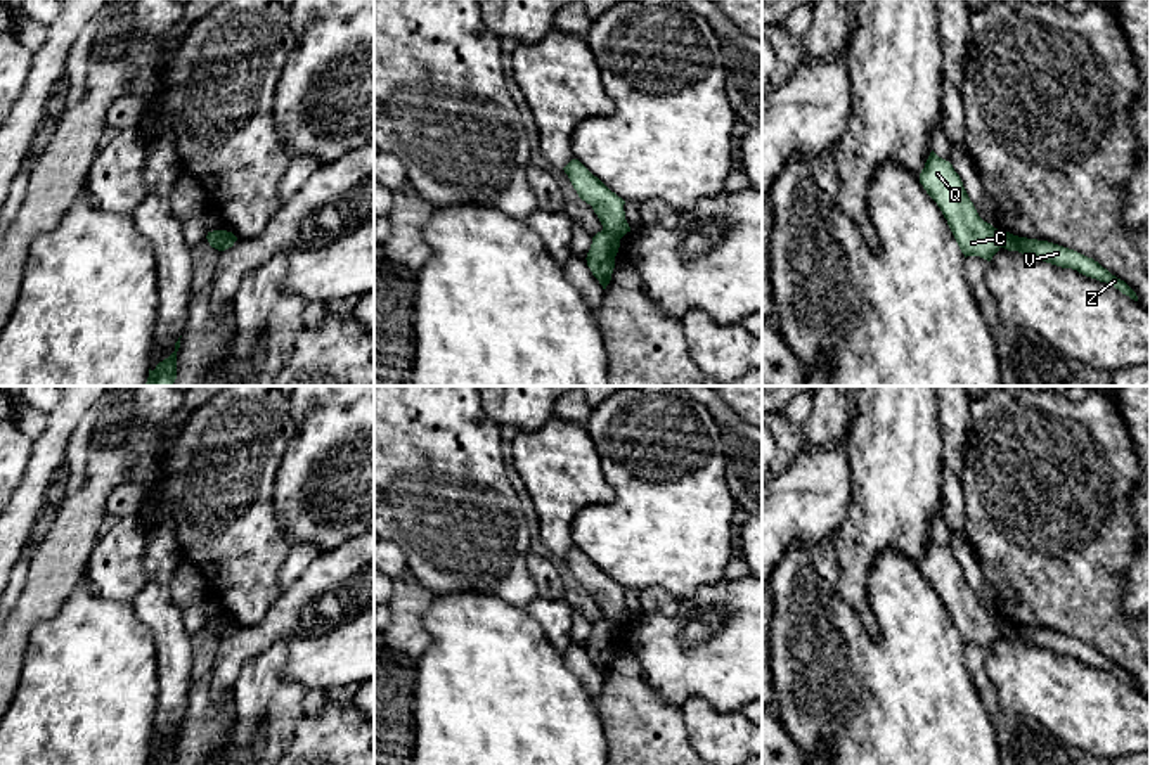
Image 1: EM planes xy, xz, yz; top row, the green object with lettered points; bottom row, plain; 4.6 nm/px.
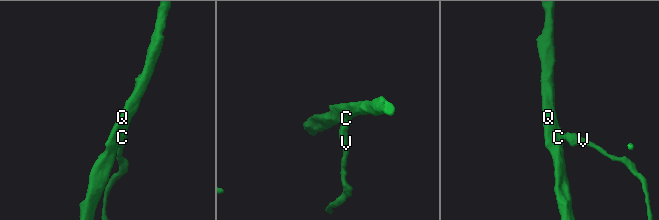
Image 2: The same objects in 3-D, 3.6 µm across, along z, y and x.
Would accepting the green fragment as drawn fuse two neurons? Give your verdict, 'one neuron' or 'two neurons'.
two neurons

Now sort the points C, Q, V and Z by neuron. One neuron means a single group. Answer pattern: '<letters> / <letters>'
C Q / V Z

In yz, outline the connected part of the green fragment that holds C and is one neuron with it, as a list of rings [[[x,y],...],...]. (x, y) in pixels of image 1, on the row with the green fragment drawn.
[[[932,151],[920,183],[940,208],[965,258],[980,256],[991,261],[1001,248],[998,228],[979,216],[953,164]]]

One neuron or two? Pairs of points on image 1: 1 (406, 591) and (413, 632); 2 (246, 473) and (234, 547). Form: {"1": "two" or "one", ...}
{"1": "one", "2": "one"}

